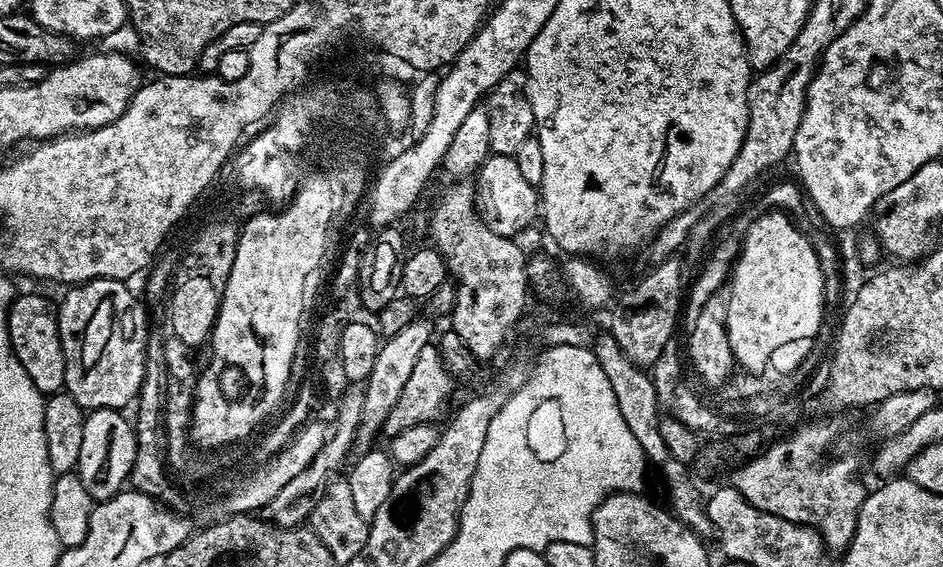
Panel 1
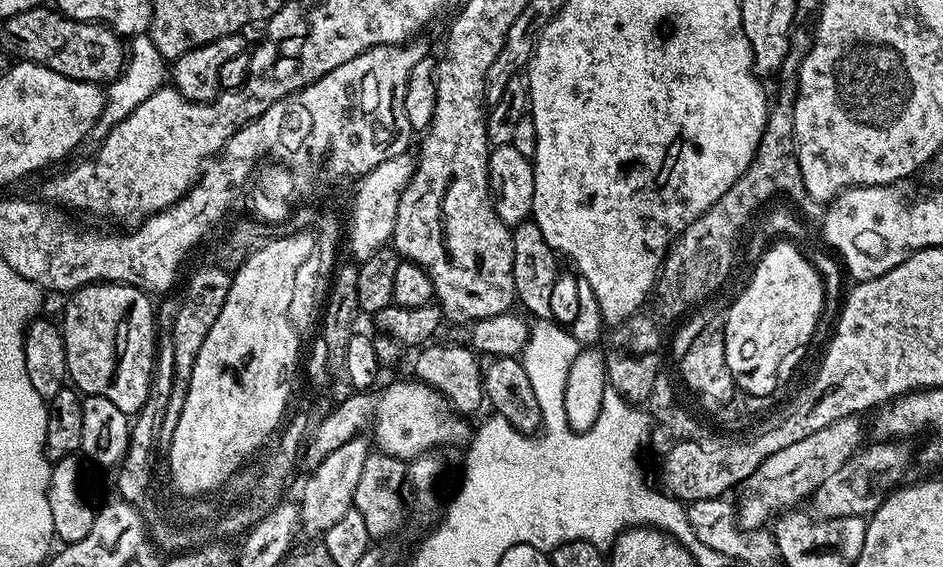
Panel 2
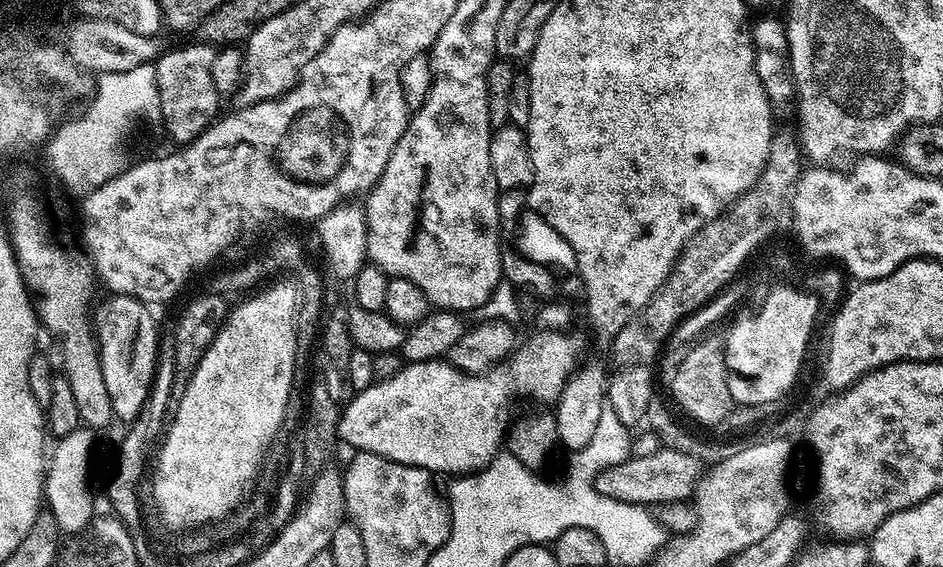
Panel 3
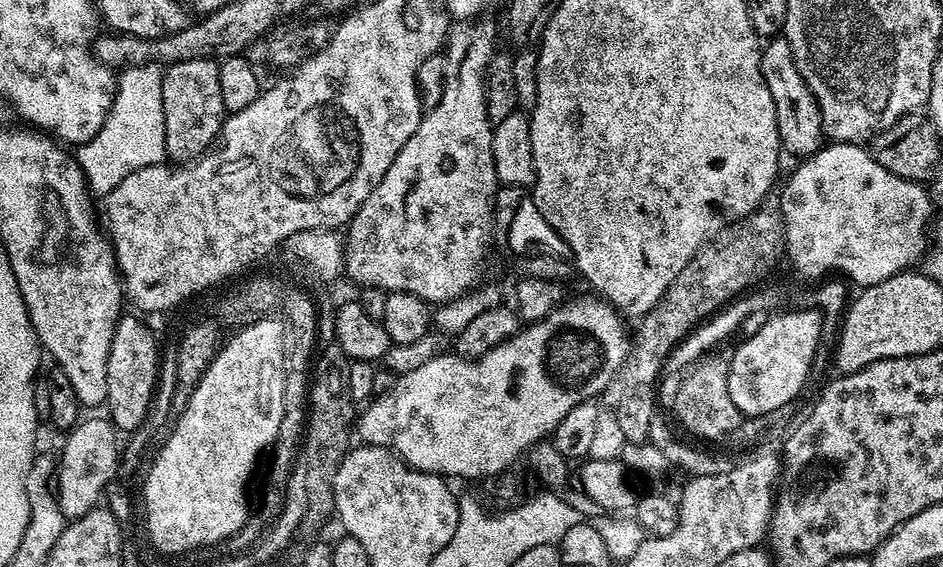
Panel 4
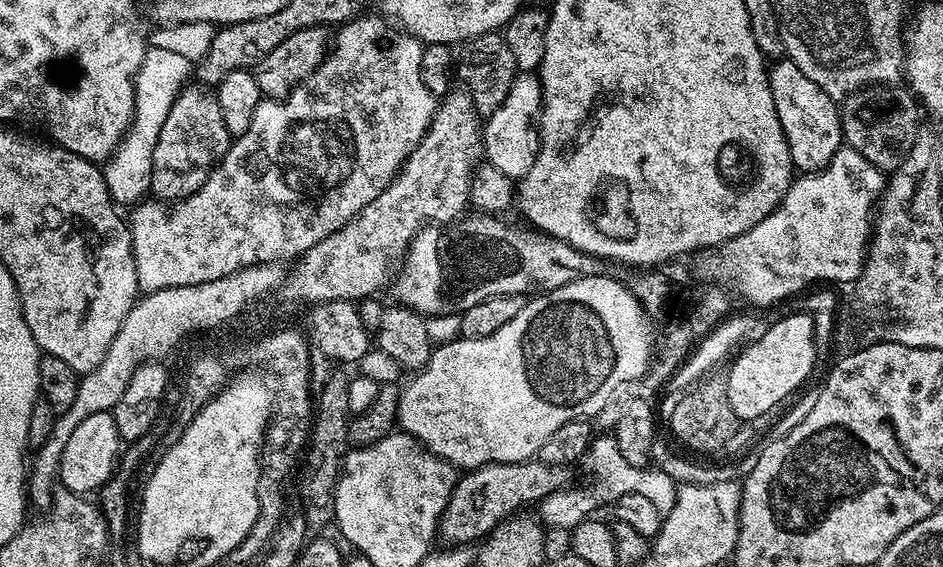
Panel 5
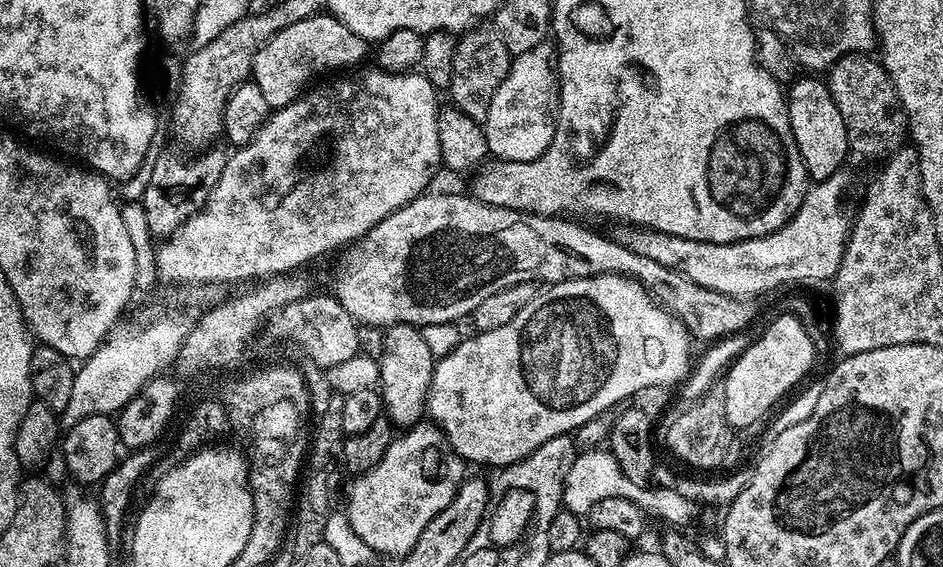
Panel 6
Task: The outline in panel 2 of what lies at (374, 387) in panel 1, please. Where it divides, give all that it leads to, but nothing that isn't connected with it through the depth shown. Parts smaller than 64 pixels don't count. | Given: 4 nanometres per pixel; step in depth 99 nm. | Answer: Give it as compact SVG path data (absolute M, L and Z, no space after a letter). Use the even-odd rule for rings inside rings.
M365 435L355 436L350 442L346 442L343 446L338 446L337 450L333 450L331 454L326 454L326 458L322 458L322 462L317 468L311 469L307 473L308 481L304 484L304 489L298 497L298 505L300 509L300 525L303 535L316 536L312 538L323 537L326 530L330 530L330 526L334 526L334 522L338 522L344 514L348 513L353 507L353 496L357 490L358 481L362 478L362 469L366 464L366 458L372 453L371 441L365 439Z

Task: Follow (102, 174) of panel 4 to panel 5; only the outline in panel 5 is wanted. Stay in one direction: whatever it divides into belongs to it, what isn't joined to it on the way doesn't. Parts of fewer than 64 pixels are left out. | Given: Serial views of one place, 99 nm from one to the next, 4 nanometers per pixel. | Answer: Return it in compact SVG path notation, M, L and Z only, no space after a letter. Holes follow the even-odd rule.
M149 47L142 58L142 66L136 72L134 80L134 114L132 124L126 131L124 137L120 139L120 145L116 147L112 155L108 157L103 165L104 181L107 190L111 194L114 204L123 206L135 205L142 200L151 189L154 146L158 146L158 134L162 130L162 122L166 122L166 114L170 114L170 106L174 106L174 98L178 96L181 89L188 83L188 75L194 72L193 61L182 58L173 51L154 49Z

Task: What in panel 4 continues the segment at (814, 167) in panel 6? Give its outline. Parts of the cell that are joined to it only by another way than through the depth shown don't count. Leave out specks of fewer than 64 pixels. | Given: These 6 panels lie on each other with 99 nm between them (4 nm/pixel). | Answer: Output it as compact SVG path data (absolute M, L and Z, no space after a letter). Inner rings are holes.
M784 35L771 37L761 47L760 65L766 86L770 90L770 98L774 98L774 114L778 122L778 134L785 153L795 158L807 158L820 151L826 143L822 114L812 91L806 86L798 66L794 62L794 54L790 50L790 42Z

